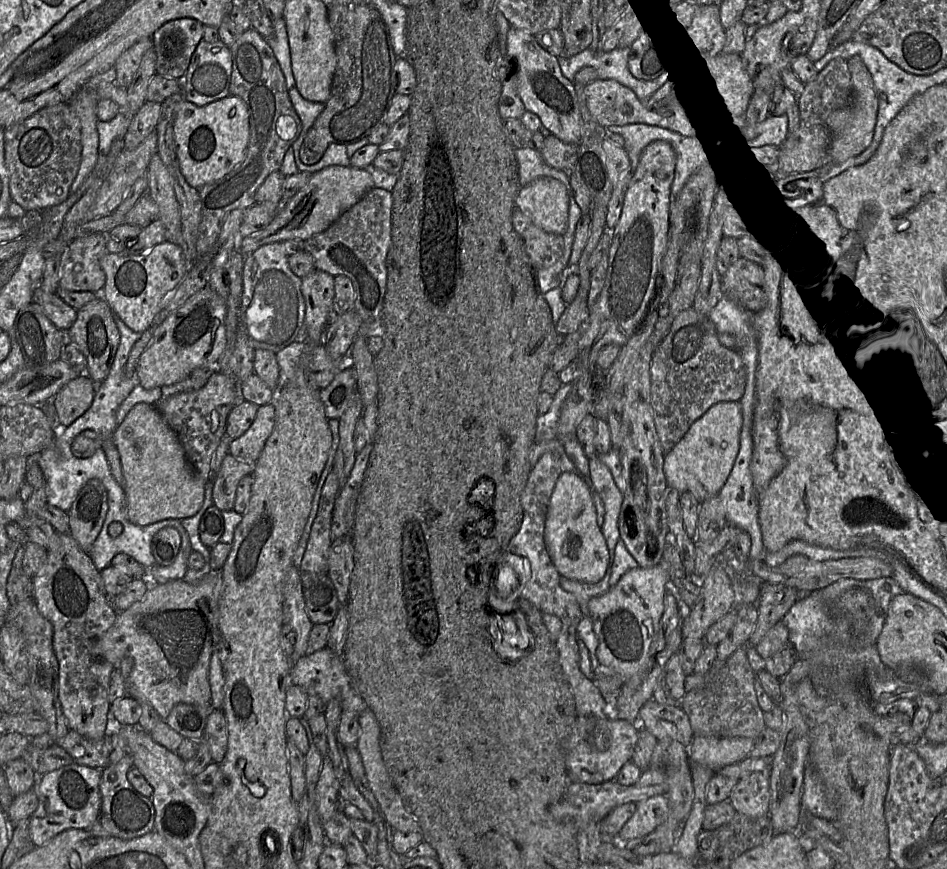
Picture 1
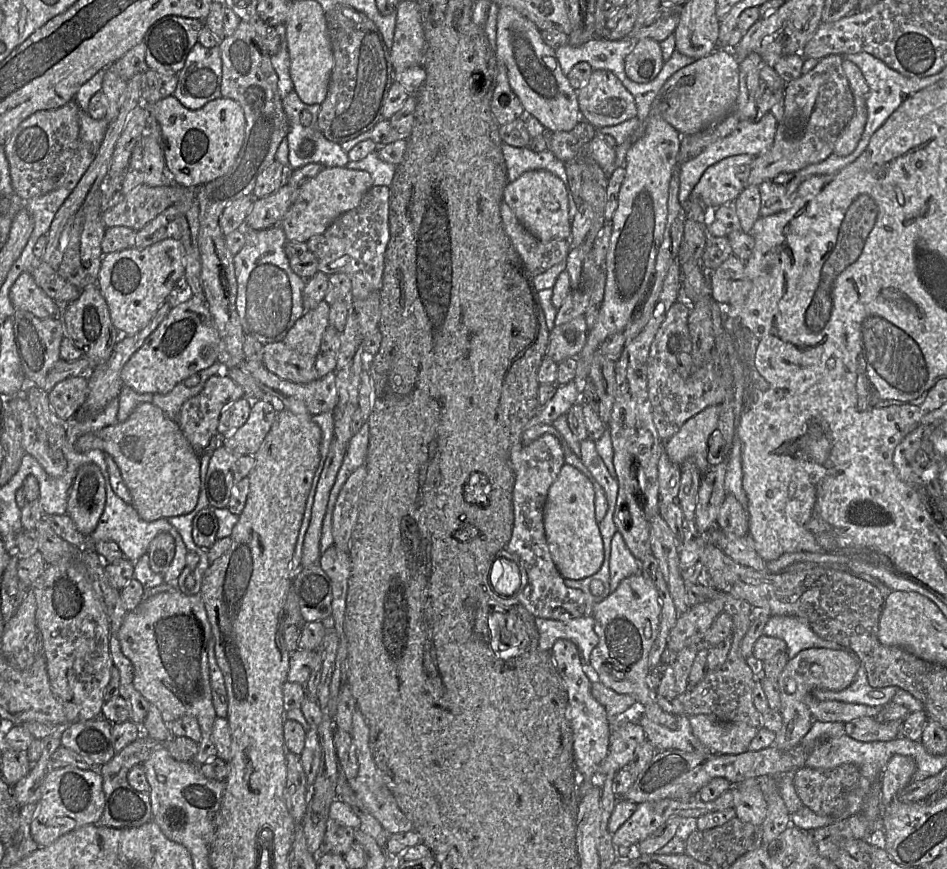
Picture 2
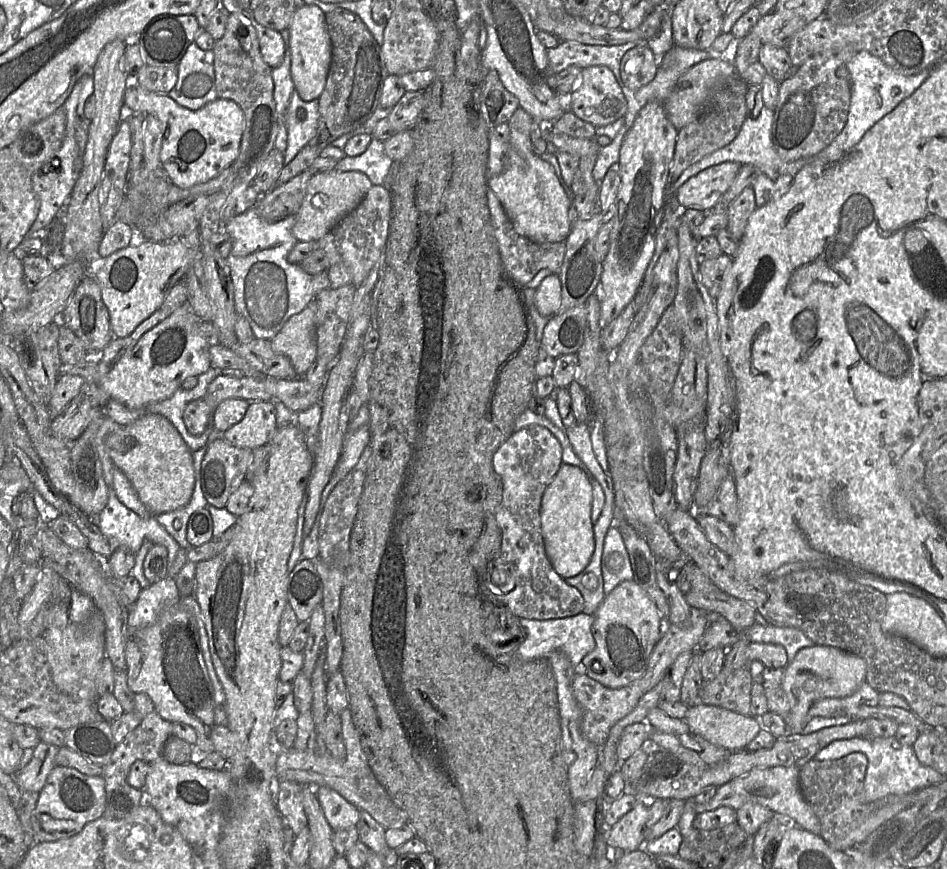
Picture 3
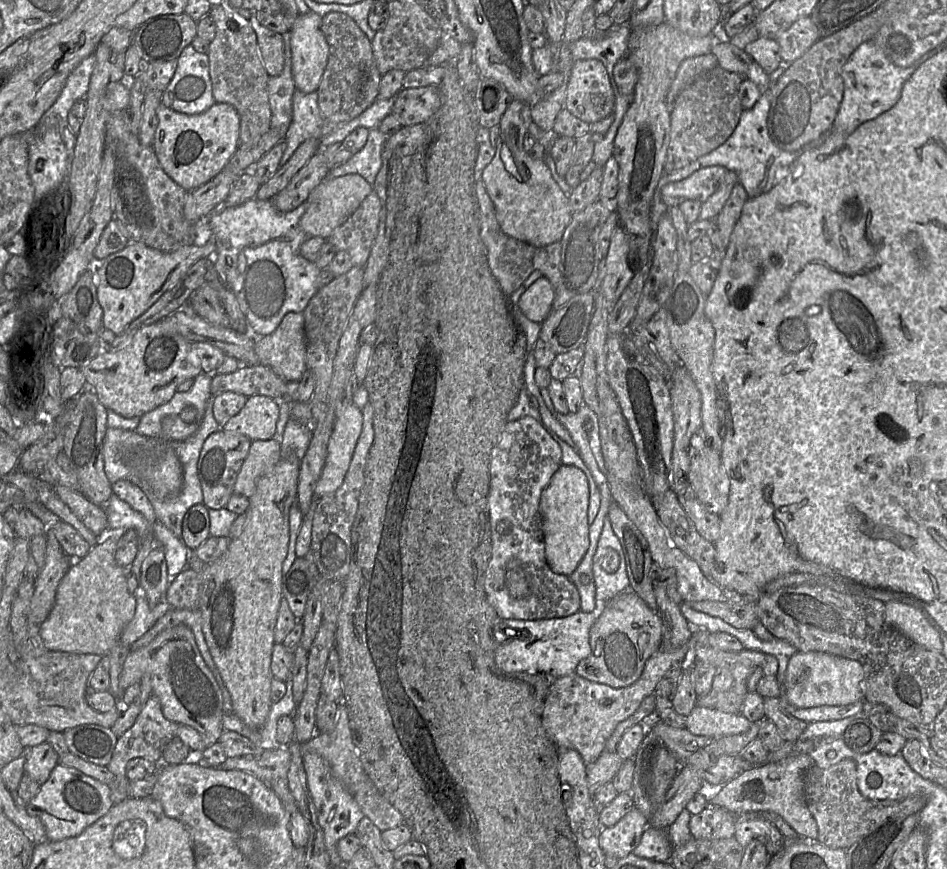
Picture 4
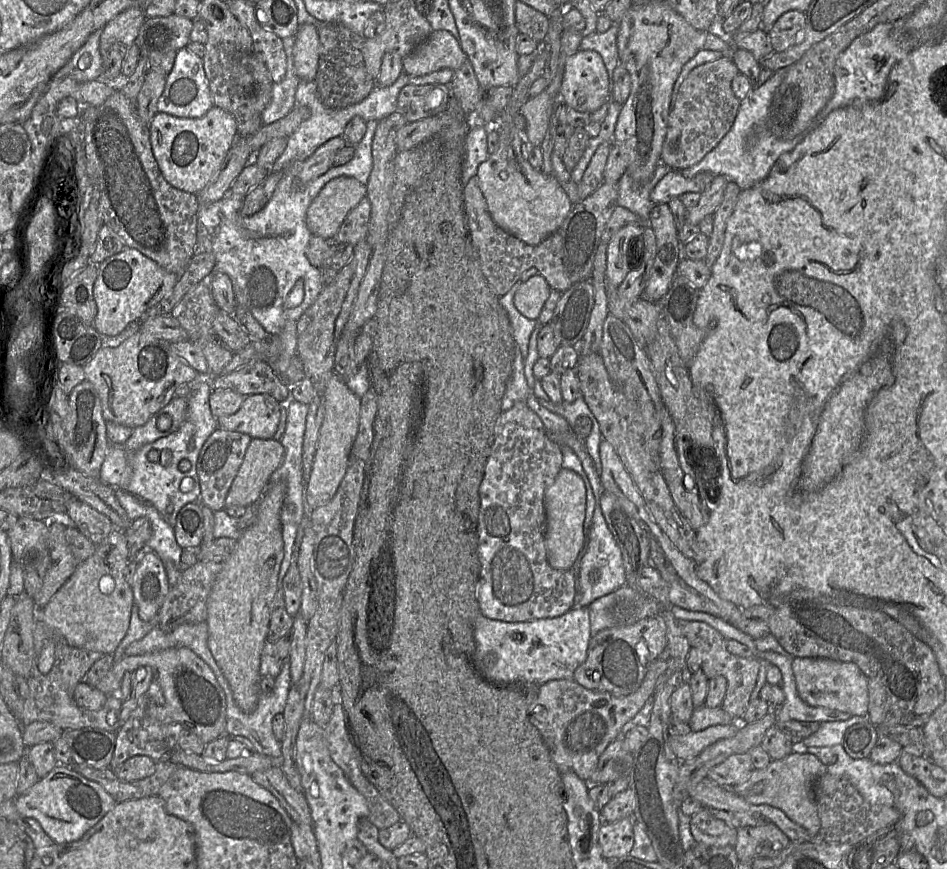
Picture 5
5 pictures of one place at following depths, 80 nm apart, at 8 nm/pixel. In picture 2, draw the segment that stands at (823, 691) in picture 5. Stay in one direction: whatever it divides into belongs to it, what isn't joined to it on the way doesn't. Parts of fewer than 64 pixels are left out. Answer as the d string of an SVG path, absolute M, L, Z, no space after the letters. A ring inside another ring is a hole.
M809 648L800 651L793 659L789 659L778 678L783 724L776 733L774 746L784 751L799 746L815 721L805 697L815 689L841 691L847 688L855 679L860 664L858 656L843 649Z

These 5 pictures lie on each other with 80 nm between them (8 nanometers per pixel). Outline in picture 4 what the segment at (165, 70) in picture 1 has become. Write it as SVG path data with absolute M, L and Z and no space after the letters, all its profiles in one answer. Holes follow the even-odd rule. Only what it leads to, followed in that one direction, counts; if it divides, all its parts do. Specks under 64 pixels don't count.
M163 15L149 19L134 32L133 45L142 58L143 65L153 62L178 60L182 51L197 37L197 22L189 15Z

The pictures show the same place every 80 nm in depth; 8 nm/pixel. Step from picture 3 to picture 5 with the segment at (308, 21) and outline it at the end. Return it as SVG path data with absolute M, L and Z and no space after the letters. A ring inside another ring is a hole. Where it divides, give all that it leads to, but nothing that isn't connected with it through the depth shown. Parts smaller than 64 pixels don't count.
M314 24L299 26L295 36L294 65L301 81L316 79L319 65L319 29Z

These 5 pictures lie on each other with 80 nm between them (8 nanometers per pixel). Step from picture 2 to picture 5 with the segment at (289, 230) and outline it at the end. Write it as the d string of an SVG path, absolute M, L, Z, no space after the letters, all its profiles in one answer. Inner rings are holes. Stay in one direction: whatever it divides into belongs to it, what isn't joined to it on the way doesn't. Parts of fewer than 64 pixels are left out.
M341 176L328 182L306 212L306 225L313 236L330 239L336 235L349 212L366 197L366 186L355 178Z

